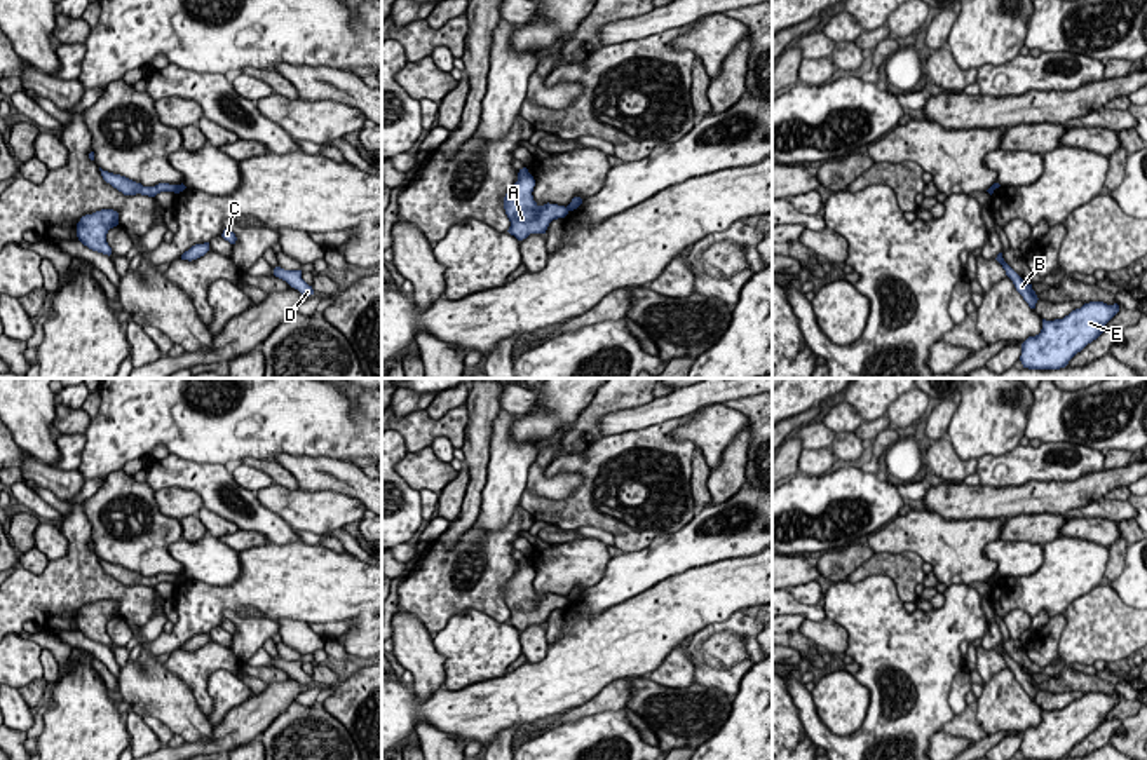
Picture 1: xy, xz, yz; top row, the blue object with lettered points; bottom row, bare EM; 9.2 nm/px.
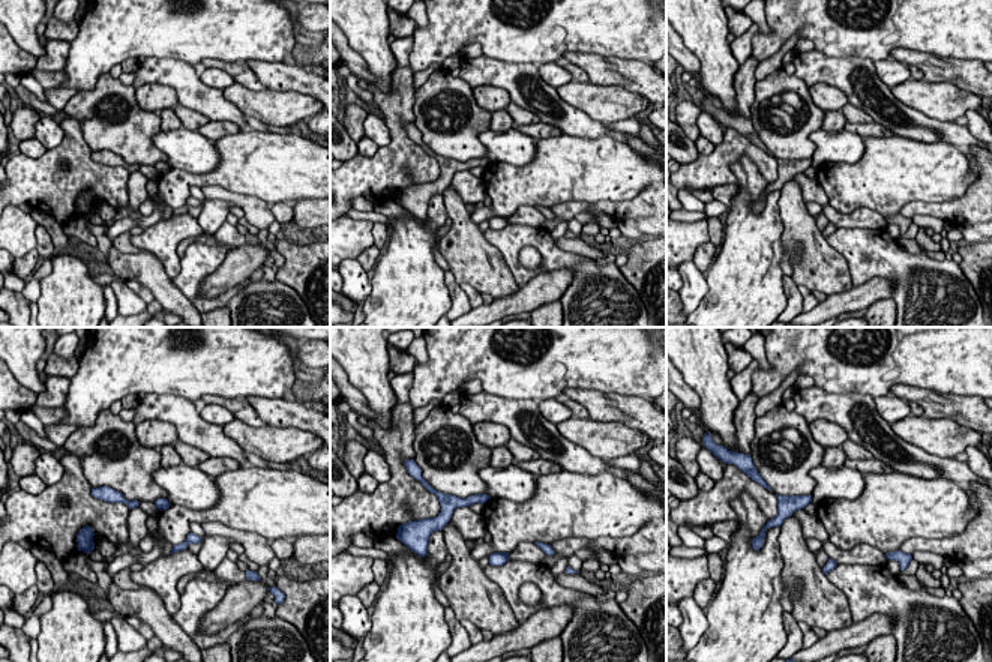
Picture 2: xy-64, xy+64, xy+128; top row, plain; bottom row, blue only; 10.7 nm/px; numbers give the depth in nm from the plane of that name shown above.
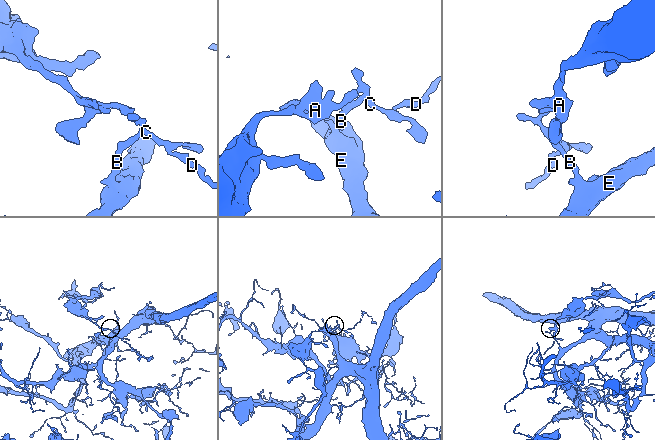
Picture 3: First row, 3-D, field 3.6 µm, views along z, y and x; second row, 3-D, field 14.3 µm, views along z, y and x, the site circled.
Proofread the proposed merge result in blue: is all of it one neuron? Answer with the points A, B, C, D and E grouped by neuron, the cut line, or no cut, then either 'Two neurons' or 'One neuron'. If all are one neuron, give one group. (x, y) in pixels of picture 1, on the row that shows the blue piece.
Groups: A / B C D E. Split along xy (178, 185), (175, 192). Two neurons

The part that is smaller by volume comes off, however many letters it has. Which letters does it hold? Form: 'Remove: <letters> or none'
Remove: A

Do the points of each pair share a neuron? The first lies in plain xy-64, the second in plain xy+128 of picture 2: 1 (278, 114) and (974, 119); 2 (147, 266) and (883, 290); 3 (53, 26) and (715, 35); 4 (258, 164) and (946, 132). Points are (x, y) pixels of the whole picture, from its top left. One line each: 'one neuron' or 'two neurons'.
1: two neurons
2: two neurons
3: two neurons
4: two neurons

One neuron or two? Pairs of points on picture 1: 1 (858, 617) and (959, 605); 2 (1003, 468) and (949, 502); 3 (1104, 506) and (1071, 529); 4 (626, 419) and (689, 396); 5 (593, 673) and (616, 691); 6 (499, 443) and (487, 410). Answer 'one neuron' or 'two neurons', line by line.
1: one neuron
2: two neurons
3: two neurons
4: one neuron
5: two neurons
6: two neurons

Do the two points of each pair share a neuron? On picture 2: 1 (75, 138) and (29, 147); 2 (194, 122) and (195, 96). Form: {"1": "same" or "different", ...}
{"1": "different", "2": "different"}

